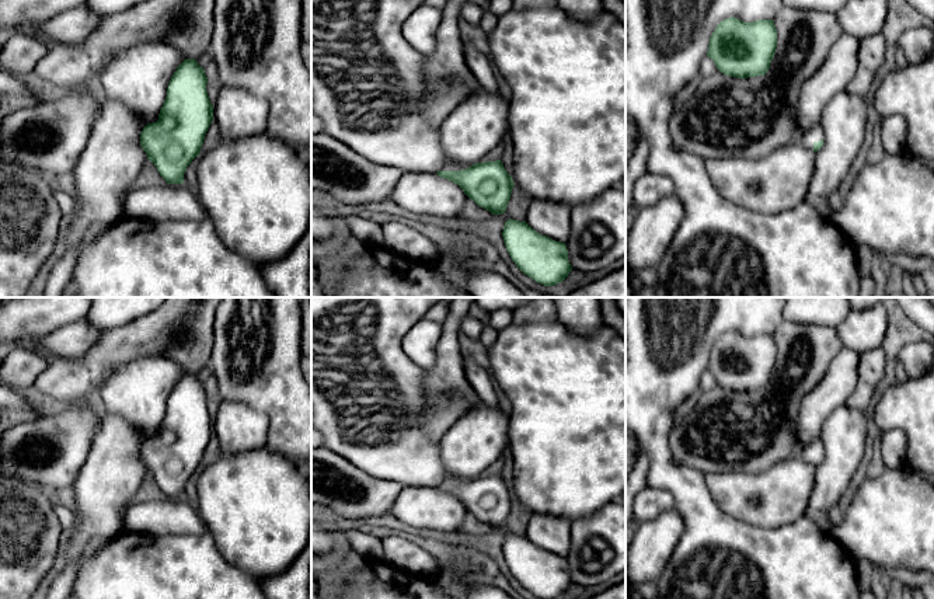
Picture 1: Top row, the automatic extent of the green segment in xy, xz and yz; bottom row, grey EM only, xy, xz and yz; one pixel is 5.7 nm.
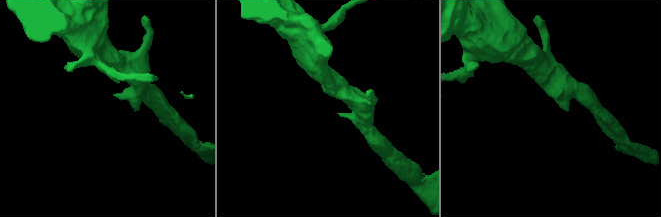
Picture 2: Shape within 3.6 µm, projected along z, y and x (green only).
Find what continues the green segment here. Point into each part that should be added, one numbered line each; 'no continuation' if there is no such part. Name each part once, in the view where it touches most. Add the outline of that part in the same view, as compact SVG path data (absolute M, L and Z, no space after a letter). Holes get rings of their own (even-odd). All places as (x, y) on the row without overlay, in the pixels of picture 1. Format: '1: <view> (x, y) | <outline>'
1: xz (450, 480) | M446 477L446 478L443 478L440 483L439 483L439 485L460 485L460 484L463 484L461 481L460 481L460 478L456 478L456 477Z

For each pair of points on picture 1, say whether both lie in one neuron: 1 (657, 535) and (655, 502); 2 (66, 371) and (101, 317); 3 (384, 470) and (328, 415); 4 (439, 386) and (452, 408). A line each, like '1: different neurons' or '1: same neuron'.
1: different neurons
2: different neurons
3: same neuron
4: same neuron

